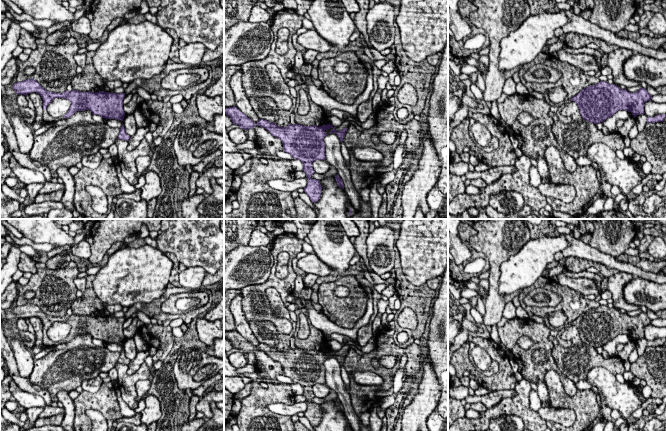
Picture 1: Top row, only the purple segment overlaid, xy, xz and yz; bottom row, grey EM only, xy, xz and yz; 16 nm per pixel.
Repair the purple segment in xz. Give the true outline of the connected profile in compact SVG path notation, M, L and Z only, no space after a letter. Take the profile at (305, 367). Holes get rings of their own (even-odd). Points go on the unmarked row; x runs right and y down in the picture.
M236 330L224 332L224 338L230 341L233 348L239 349L244 354L254 353L257 349L268 354L273 360L280 362L284 376L289 377L294 383L298 383L303 387L303 395L308 402L304 416L309 420L312 427L320 423L322 410L320 404L311 401L315 397L312 388L316 384L326 382L324 361L336 357L340 366L343 366L348 352L336 355L336 351L333 351L330 347L319 351L300 348L279 351L277 348L264 343L259 343L255 348Z

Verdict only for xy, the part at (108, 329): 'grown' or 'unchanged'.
unchanged

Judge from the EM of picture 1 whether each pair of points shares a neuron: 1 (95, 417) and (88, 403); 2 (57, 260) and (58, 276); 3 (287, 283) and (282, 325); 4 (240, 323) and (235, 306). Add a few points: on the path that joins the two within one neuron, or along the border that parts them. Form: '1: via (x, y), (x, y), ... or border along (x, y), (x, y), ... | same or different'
1: border along (85, 411), (98, 410), (107, 420) | different
2: border along (70, 260), (63, 267), (46, 267) | different
3: via (271, 283), (257, 294), (257, 302), (266, 311) | same
4: via (240, 319), (237, 310) | same

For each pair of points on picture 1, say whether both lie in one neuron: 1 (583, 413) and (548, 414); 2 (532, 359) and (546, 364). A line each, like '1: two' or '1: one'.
1: two
2: one

